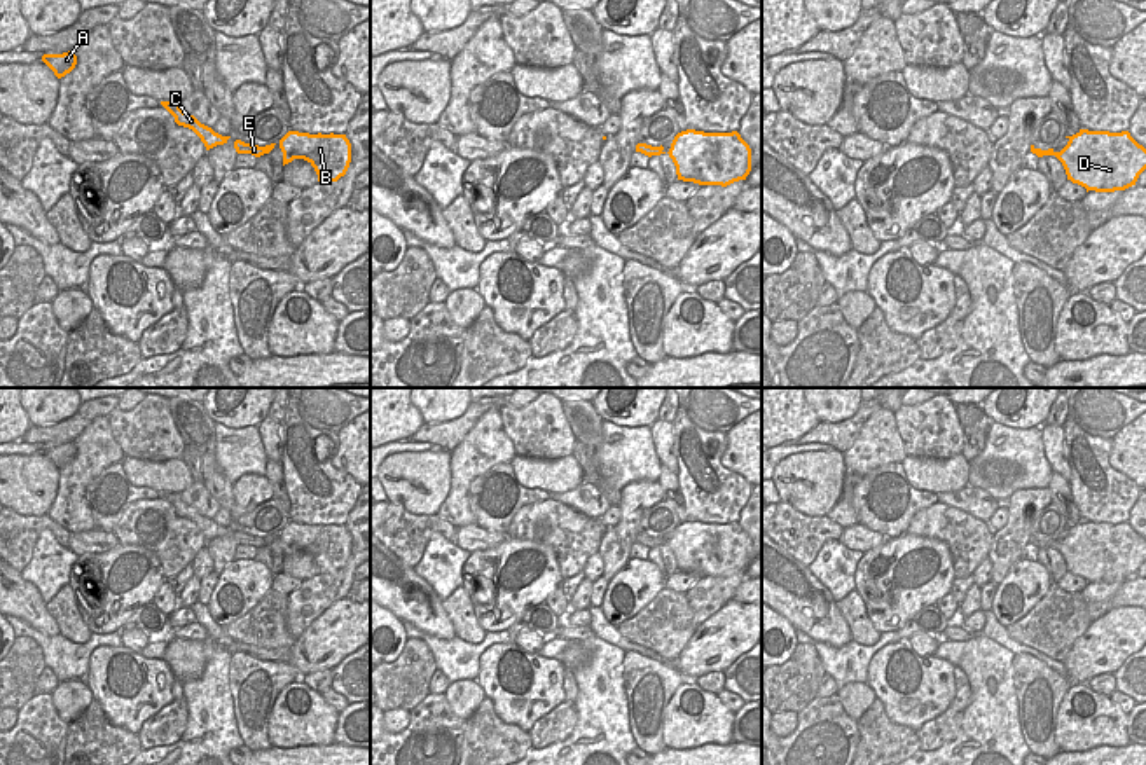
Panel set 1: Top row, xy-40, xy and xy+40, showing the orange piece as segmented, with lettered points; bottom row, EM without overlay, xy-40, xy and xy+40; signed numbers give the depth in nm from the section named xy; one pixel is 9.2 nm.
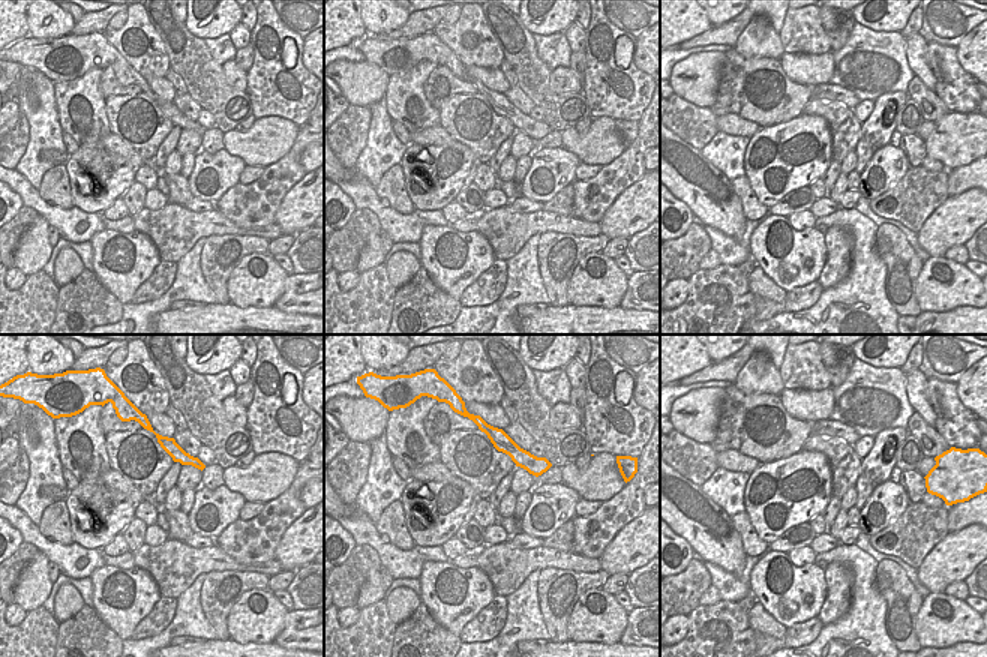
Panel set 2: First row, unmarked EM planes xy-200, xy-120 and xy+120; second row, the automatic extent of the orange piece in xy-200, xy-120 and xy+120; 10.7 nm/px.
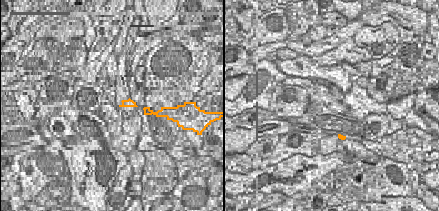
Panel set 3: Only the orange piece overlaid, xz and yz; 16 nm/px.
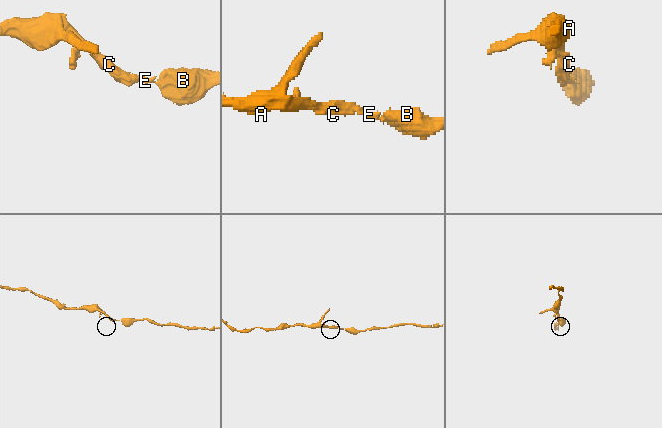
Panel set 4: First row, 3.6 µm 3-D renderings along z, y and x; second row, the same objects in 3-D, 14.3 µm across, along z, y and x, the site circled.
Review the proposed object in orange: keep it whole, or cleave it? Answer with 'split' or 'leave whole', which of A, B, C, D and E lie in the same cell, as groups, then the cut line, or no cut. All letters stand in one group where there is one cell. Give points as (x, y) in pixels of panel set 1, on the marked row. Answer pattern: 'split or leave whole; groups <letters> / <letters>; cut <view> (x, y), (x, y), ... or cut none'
leave whole; groups A B C D E; cut none

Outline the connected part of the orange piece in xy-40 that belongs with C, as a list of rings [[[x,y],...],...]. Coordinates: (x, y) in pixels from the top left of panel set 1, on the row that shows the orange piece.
[[[161,101],[161,105],[175,117],[178,126],[192,129],[201,141],[204,143],[206,150],[227,143],[231,136],[222,136],[215,133],[211,128],[201,124],[194,115],[183,112],[178,101]]]

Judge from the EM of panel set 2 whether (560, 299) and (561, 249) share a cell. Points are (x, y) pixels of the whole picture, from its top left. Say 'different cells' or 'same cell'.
same cell

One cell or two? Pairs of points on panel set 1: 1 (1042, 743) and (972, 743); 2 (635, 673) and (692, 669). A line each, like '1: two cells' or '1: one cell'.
1: two cells
2: two cells

